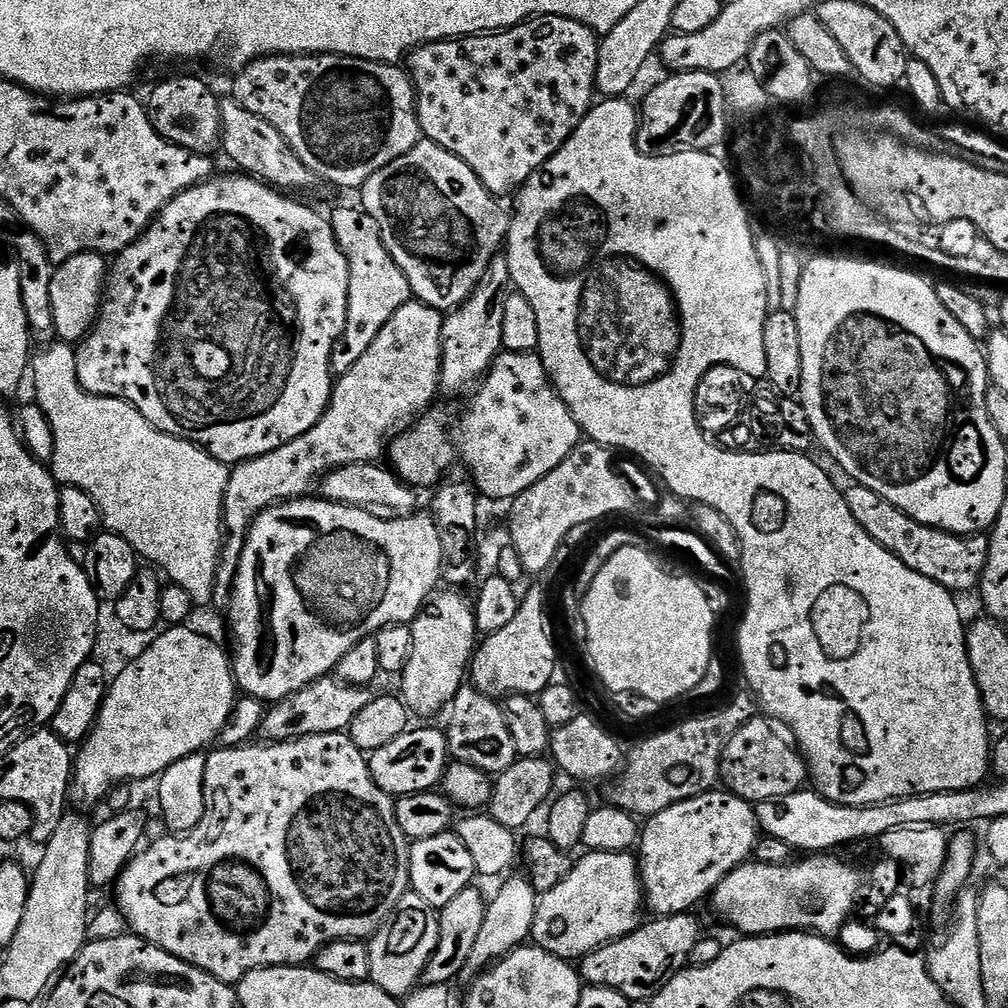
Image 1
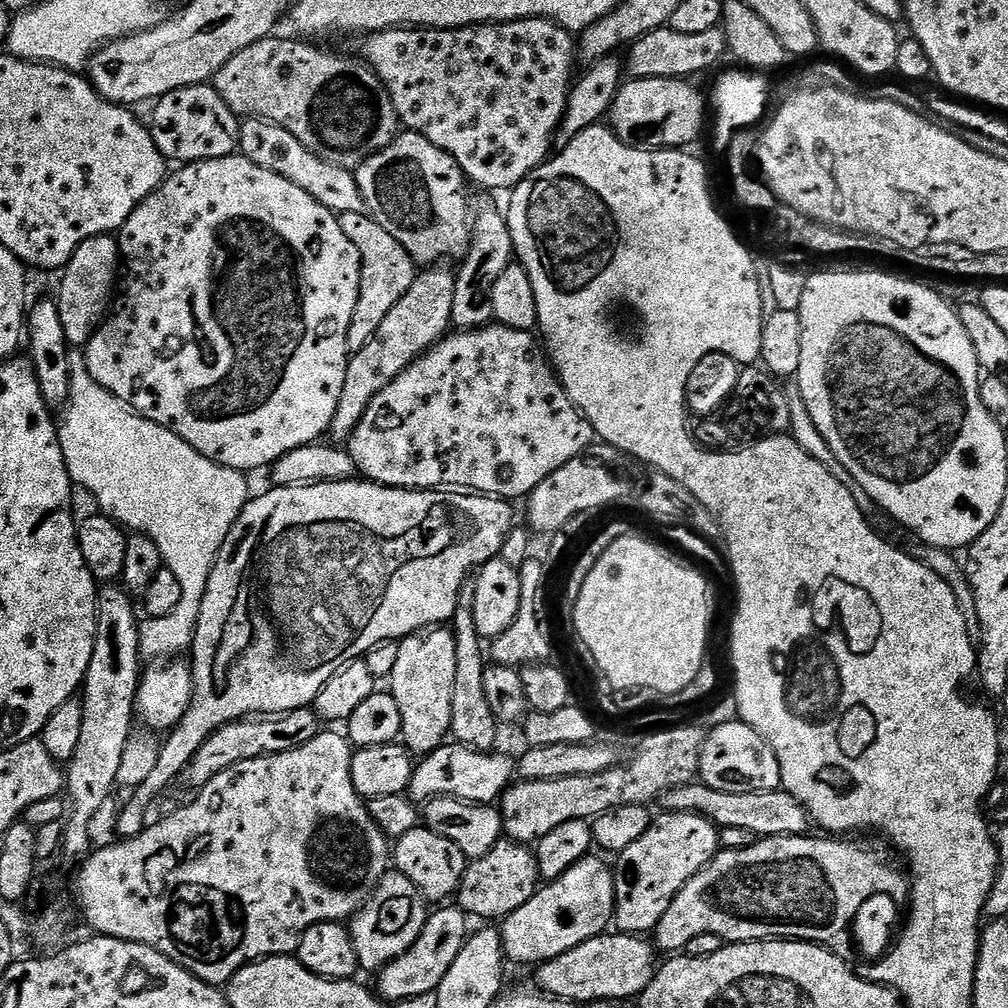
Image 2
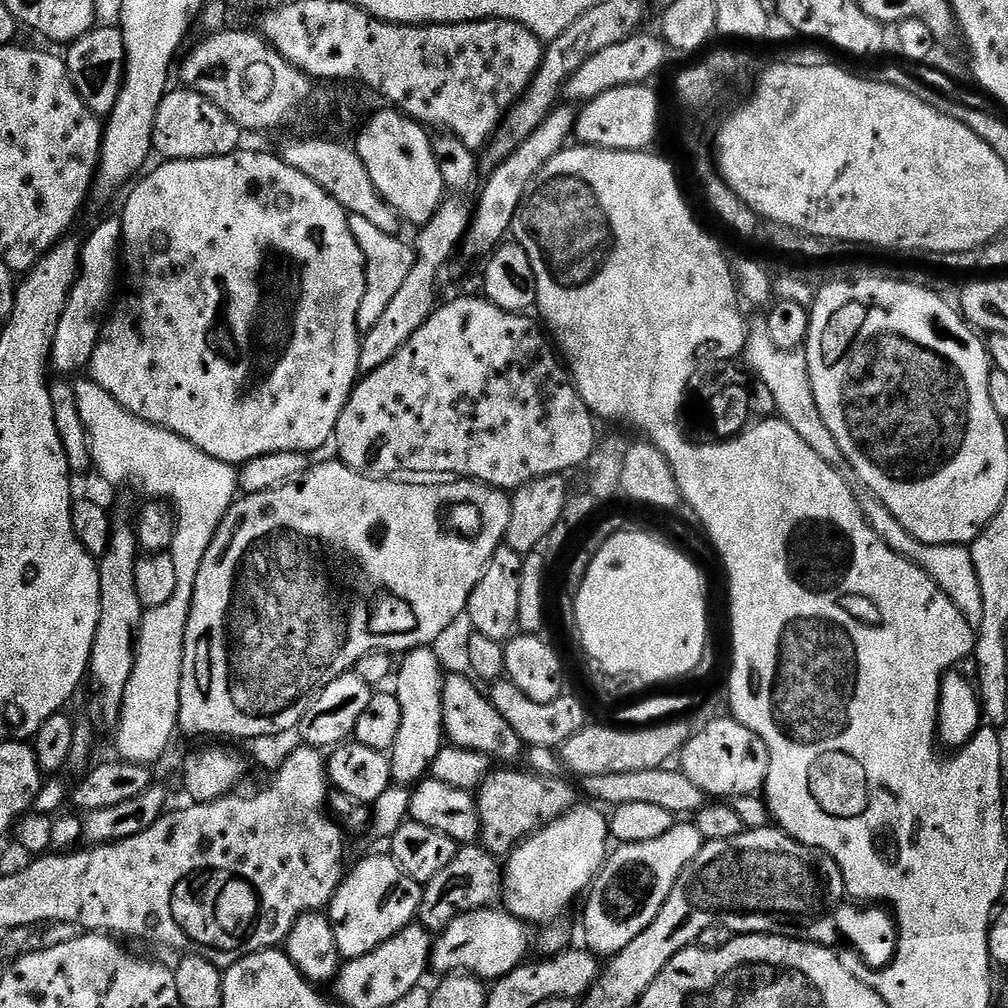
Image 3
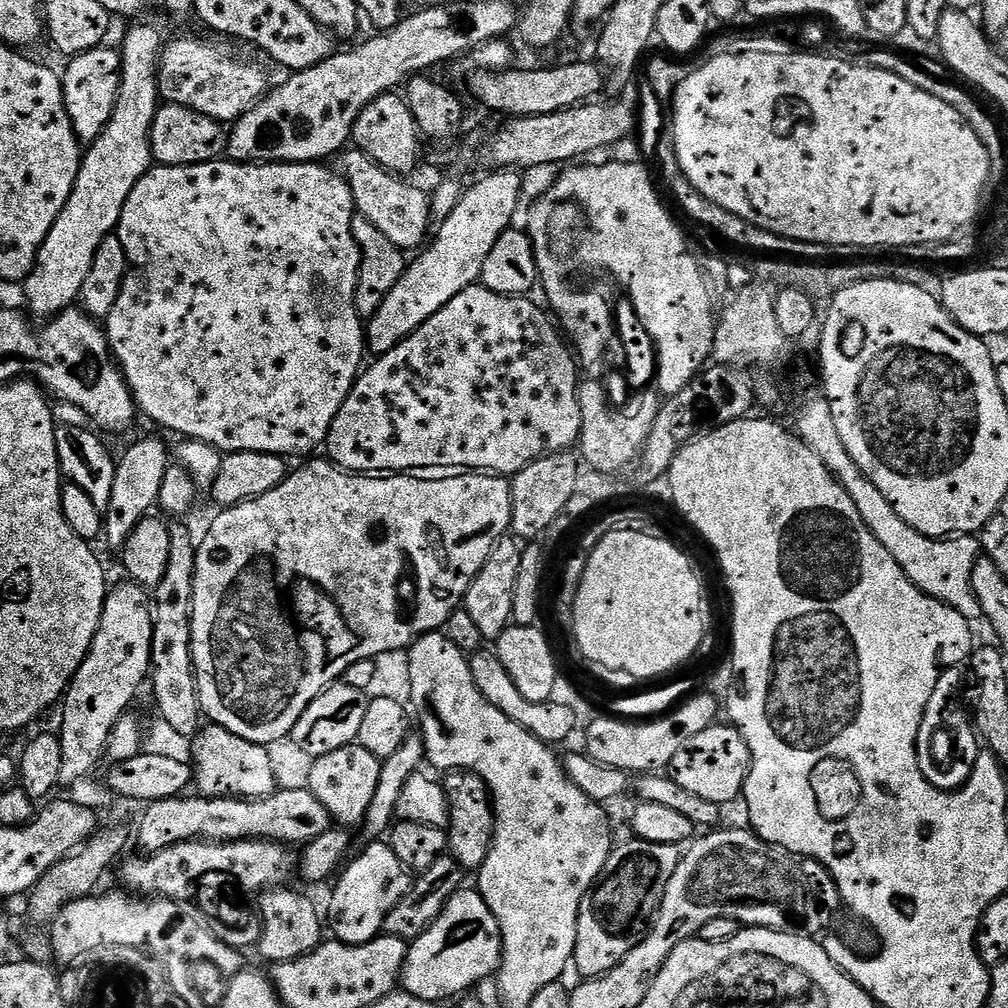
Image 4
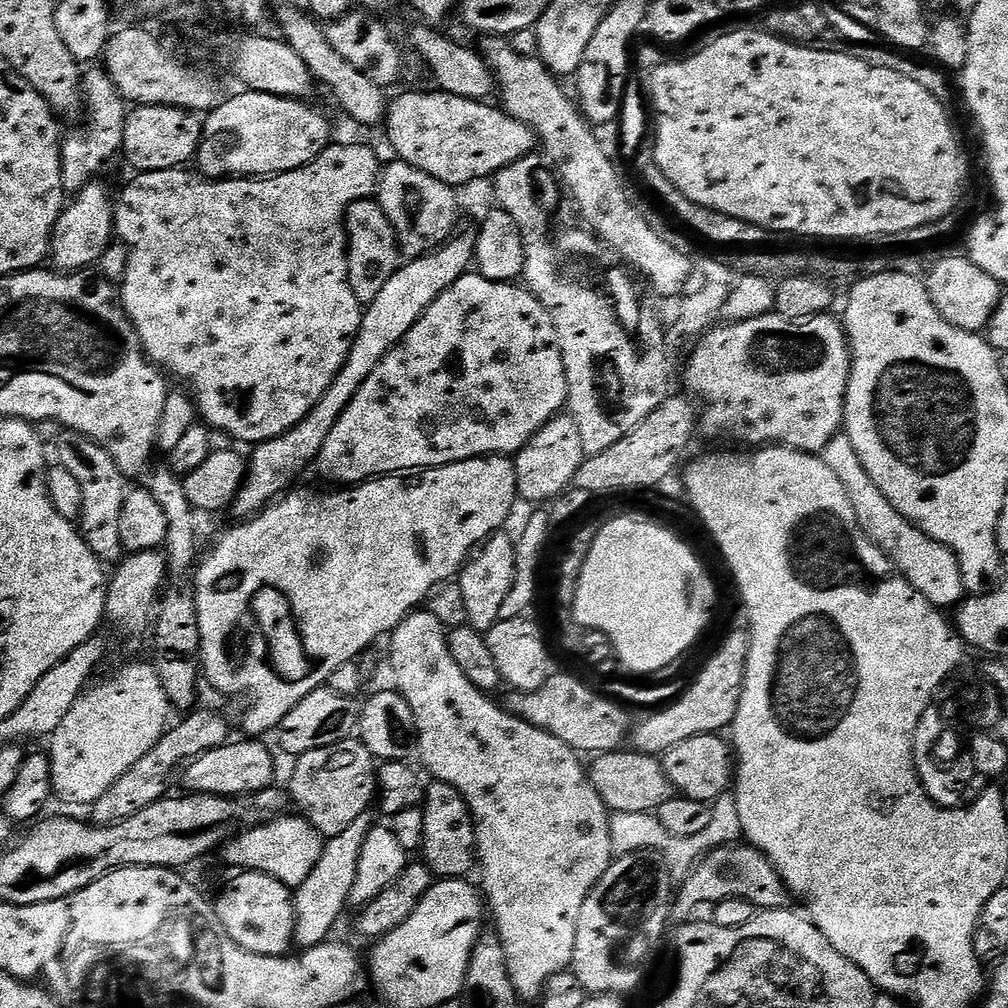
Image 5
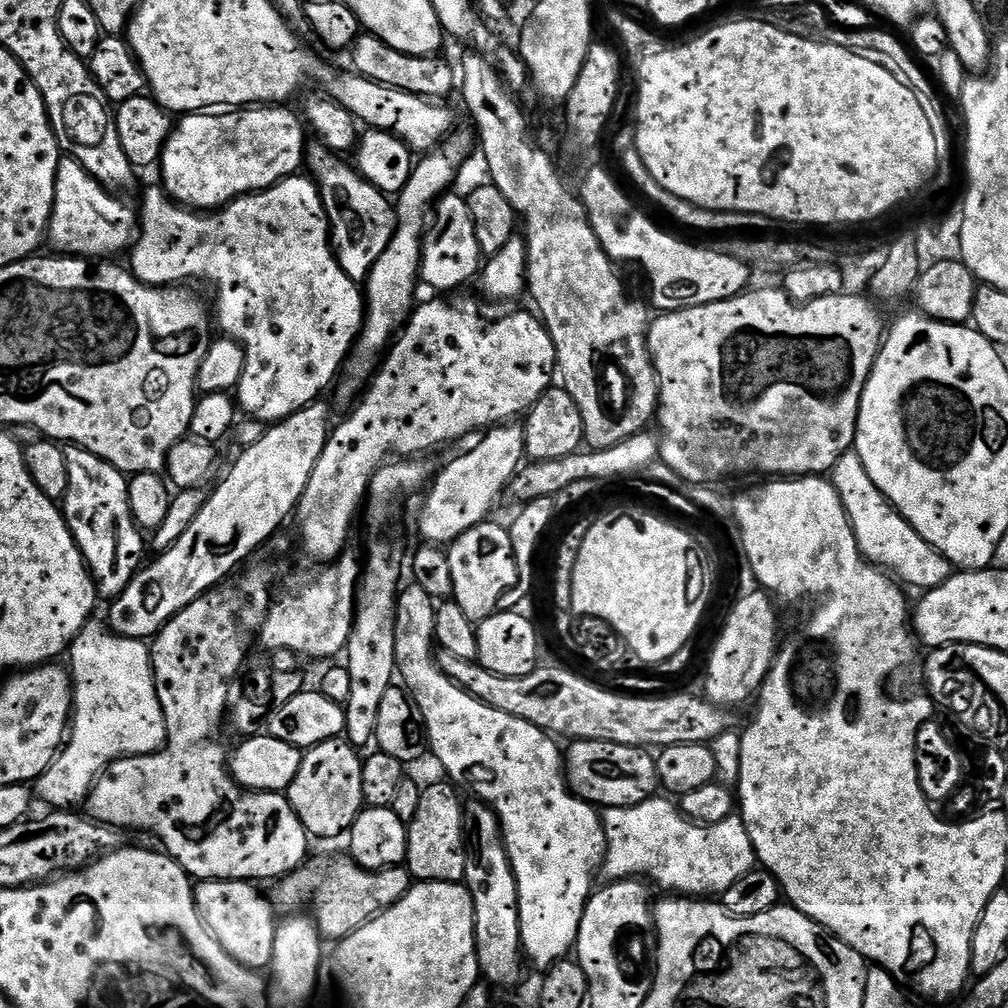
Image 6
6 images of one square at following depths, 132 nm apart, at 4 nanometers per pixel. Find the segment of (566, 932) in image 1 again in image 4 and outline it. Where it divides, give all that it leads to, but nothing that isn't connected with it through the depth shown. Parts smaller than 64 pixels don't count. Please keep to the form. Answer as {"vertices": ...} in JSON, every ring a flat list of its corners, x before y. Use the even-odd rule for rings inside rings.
{"vertices":[[461,887,460,891,455,892,446,902,442,914,438,914,436,921,417,940,409,943,402,977,403,991,424,1000,438,1002,438,1000,448,1000,451,996,459,997,464,994,459,992,482,983,487,976,495,977,499,973,500,962,504,958,504,939,502,930,498,926,498,918,494,918,490,906,486,906,479,891,475,887,468,887]]}

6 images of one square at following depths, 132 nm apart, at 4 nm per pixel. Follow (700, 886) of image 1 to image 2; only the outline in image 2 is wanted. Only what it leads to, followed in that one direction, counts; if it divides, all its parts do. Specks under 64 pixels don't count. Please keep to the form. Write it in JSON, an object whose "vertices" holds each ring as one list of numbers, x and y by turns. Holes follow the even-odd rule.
{"vertices":[[664,812,653,819,652,824,638,838,638,842,633,842,631,846,626,846,626,850,619,853,617,864,614,864,614,875,616,877,616,915,614,924,619,931,629,934,648,934,655,929,656,923,666,914,670,902,702,870,710,863,717,852,721,851,720,834,716,825,705,816,698,815,697,812]]}

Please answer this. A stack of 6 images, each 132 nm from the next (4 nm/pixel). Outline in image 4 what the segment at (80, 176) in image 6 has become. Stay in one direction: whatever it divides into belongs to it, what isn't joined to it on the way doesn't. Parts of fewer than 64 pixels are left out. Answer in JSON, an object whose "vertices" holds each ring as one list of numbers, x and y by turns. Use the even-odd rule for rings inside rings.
{"vertices":[[101,46,94,50,86,50,81,56,73,56,67,61,68,69,63,69,64,101,70,114,70,122,74,126,74,134,80,139,81,145,92,144,106,130,110,122,110,114,114,114,114,102,120,89,120,53,114,47]]}

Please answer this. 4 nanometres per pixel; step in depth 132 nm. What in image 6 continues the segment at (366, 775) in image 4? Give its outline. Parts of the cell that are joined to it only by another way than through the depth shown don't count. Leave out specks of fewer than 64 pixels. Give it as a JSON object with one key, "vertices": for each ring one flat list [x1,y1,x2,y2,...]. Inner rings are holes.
{"vertices":[[347,739,322,740,311,745,302,758,302,766,298,766,298,774,294,774,294,782,290,782,287,790,287,798,294,814,302,822,302,826,308,831,309,837,320,840,332,840,335,836,343,837,351,829,352,823,358,818,358,814,365,807,362,798,362,766,364,765,361,753,357,745,349,744]]}

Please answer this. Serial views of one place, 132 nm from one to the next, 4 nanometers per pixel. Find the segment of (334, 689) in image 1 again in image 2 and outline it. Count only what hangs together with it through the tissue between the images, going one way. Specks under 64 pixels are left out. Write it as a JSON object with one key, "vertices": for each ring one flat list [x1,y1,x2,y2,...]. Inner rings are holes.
{"vertices":[[311,707,275,712,257,716,243,716,241,720,231,720,210,734,210,738,186,762,180,771,179,787,199,790,210,782,210,778,218,778,222,770,230,770,230,766,238,766,238,762,246,762,250,758,262,758,282,754,286,750,294,750,306,746,322,731,322,721]]}

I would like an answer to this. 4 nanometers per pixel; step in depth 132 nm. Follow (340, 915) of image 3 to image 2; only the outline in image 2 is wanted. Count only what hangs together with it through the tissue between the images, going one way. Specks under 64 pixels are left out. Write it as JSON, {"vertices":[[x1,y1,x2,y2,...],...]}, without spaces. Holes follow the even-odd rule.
{"vertices":[[389,871,387,876,382,877,367,904,350,921,354,950,360,959,361,969,365,973,368,971,376,974,394,958,406,954,406,950,414,946,418,934,422,934,429,915,429,905,414,882,410,882,410,878,406,878,401,872]]}

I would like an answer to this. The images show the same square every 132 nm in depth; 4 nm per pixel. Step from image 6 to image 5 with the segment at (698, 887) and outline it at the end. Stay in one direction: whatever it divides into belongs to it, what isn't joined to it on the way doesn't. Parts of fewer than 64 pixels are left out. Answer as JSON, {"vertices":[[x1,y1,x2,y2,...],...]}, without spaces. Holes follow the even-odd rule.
{"vertices":[[726,791,712,804,710,826,702,834,693,836,675,836,662,826,659,815,651,812,642,814,622,814,612,812,610,816,610,842,616,854,626,852,661,852,673,877,683,878,715,848,731,846,743,837,742,818,738,818,738,802,731,791]]}

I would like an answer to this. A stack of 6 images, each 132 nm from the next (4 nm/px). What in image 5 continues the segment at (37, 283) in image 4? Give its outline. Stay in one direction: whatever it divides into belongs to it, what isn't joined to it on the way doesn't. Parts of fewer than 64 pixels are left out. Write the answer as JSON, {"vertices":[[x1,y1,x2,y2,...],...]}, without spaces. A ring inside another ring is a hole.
{"vertices":[[93,182,71,197,52,232,50,260,59,271,78,272,99,265,102,254,114,240,114,196,100,182]]}

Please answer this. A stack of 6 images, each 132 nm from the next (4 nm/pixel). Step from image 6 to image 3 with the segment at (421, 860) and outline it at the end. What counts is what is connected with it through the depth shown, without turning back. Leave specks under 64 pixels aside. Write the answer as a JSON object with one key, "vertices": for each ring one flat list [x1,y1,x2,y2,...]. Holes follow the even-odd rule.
{"vertices":[[500,766,497,770,489,770,489,772,484,775,484,781,480,783,478,791,475,793,476,805,478,806,478,814,480,815,480,835,478,837,479,843,486,849,489,854,497,858,506,858,509,856,514,849,516,849,520,843,528,839,533,832,537,832,538,829,544,827,544,825,549,824,552,820,557,820,562,818,562,814,566,814,572,808,577,807,578,800,576,800,576,792,578,796,578,788,571,784,573,781,571,779,565,778,564,776,559,776,558,778,546,778,545,776,538,776,535,772,531,770,523,770,524,772,515,772,512,766]]}

